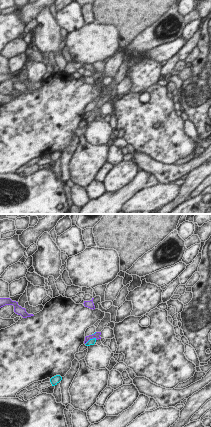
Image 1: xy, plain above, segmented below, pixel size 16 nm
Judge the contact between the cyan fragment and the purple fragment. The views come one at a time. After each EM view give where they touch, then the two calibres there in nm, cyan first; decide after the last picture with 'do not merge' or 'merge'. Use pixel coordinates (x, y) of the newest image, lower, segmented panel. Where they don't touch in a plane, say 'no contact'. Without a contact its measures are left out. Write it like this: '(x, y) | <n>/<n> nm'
(90, 339) | 100/100 nm

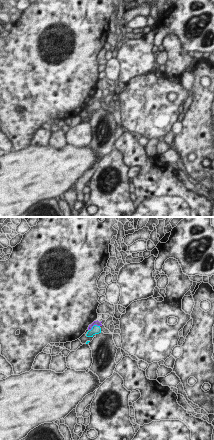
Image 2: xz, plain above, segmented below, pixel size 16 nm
(94, 325) | 130/70 nm

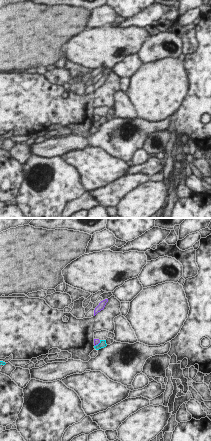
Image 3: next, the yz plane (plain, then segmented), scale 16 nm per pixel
(99, 343) | 120/100 nm

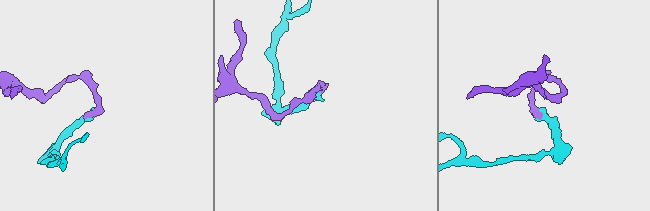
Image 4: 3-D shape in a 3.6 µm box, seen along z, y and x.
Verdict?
do not merge

